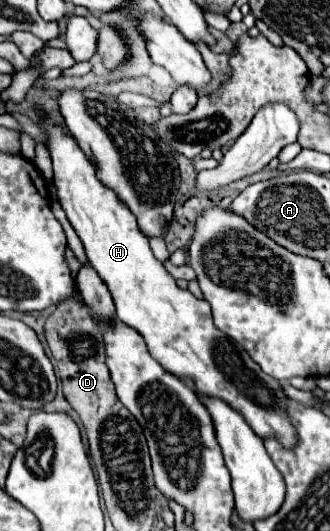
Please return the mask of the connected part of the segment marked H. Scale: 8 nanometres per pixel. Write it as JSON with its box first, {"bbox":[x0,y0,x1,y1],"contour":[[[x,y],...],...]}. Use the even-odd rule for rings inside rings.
{"bbox":[45,124,299,448],"contour":[[[47,124],[45,134],[53,160],[53,182],[57,186],[59,204],[81,238],[89,262],[109,286],[117,318],[143,334],[149,354],[165,370],[179,378],[193,380],[199,394],[227,402],[243,414],[245,422],[263,440],[275,438],[283,448],[295,448],[299,436],[287,414],[289,396],[281,382],[267,376],[239,342],[215,328],[211,304],[207,304],[207,300],[199,300],[189,290],[175,284],[175,278],[153,256],[149,240],[139,232],[129,208],[115,198],[115,192],[107,190],[107,186],[97,180],[95,166],[85,158],[81,148],[77,148],[75,138],[51,124]]]}

